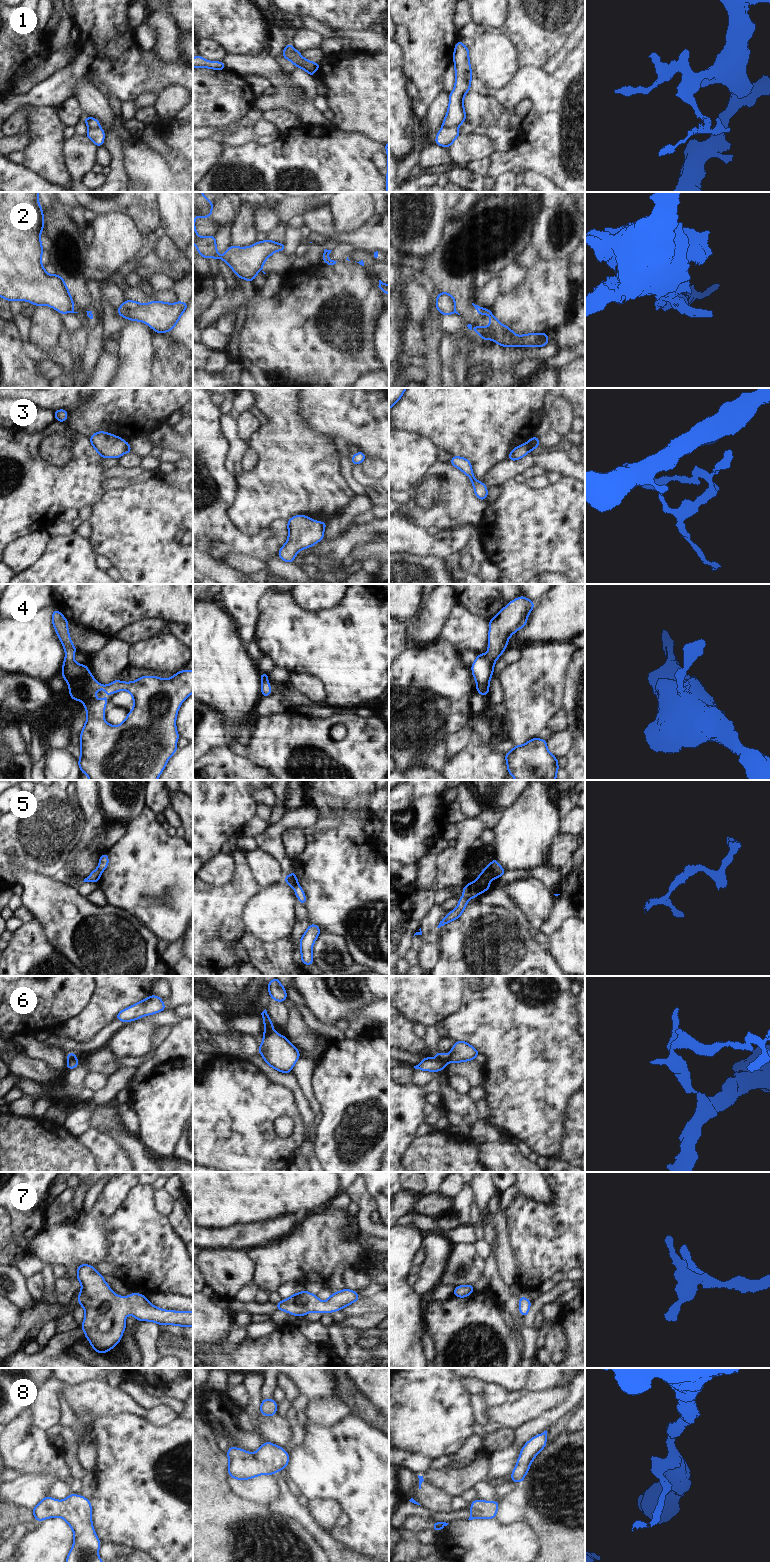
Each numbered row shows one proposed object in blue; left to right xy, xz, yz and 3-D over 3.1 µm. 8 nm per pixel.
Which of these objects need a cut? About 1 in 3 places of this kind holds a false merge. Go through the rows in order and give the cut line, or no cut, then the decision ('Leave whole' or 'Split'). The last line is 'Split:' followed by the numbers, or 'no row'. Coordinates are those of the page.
1: Split along yz (442, 125), (456, 128). Split
2: Split along yz (455, 306), (453, 312). Split
3: Split along yz (526, 443), (530, 451). Split
4: No split. Leave whole
5: Split along yz (489, 865), (499, 876). Split
6: Split along yz (447, 1055), (445, 1058), (438, 1059). Split
7: No split. Leave whole
8: No split. Leave whole
Split: 1, 2, 3, 5, 6.

